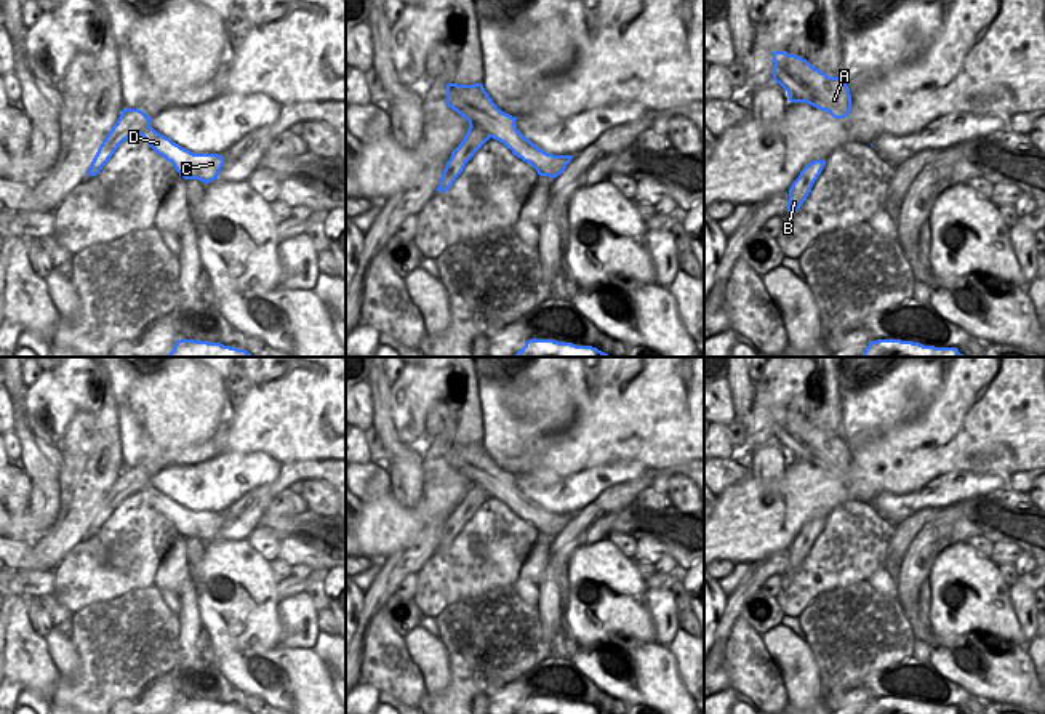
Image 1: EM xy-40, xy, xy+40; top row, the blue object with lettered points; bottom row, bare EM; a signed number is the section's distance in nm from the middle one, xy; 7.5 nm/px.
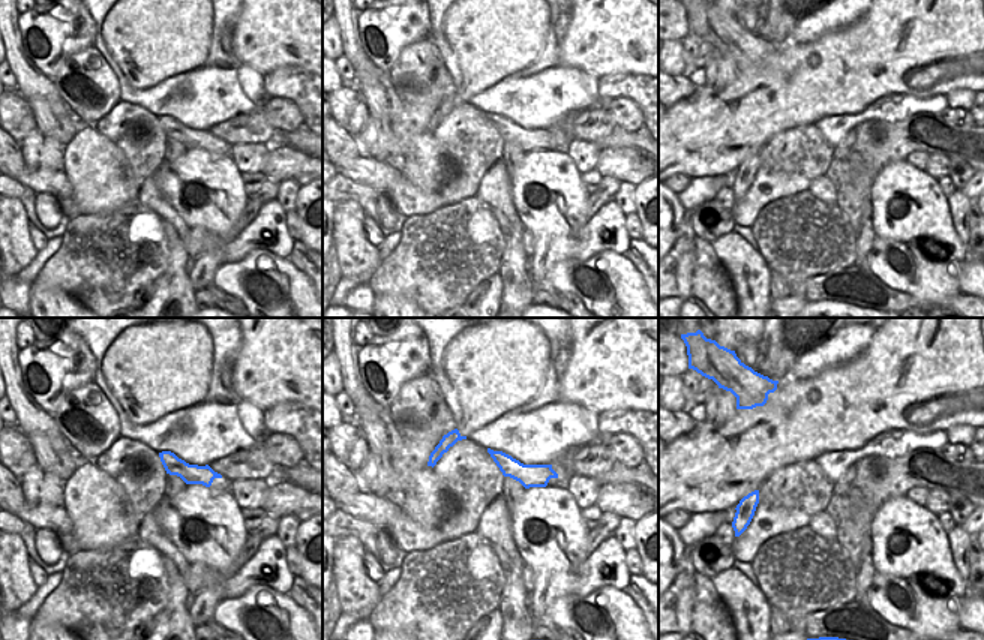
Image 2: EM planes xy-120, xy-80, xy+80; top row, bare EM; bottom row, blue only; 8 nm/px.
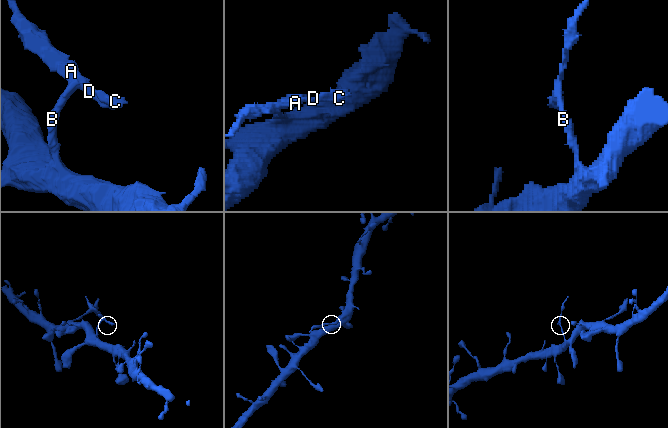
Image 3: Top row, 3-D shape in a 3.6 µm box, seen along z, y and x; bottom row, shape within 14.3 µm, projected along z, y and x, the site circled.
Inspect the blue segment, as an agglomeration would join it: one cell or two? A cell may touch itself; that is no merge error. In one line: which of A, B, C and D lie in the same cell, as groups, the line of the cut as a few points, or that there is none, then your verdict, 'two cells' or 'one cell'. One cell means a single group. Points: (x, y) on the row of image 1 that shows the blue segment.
A C D / B; cut in xy+40 along (799, 175), (810, 188); two cells

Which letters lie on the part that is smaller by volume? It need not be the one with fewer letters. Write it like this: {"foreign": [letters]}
{"foreign": ["A", "C", "D"]}

